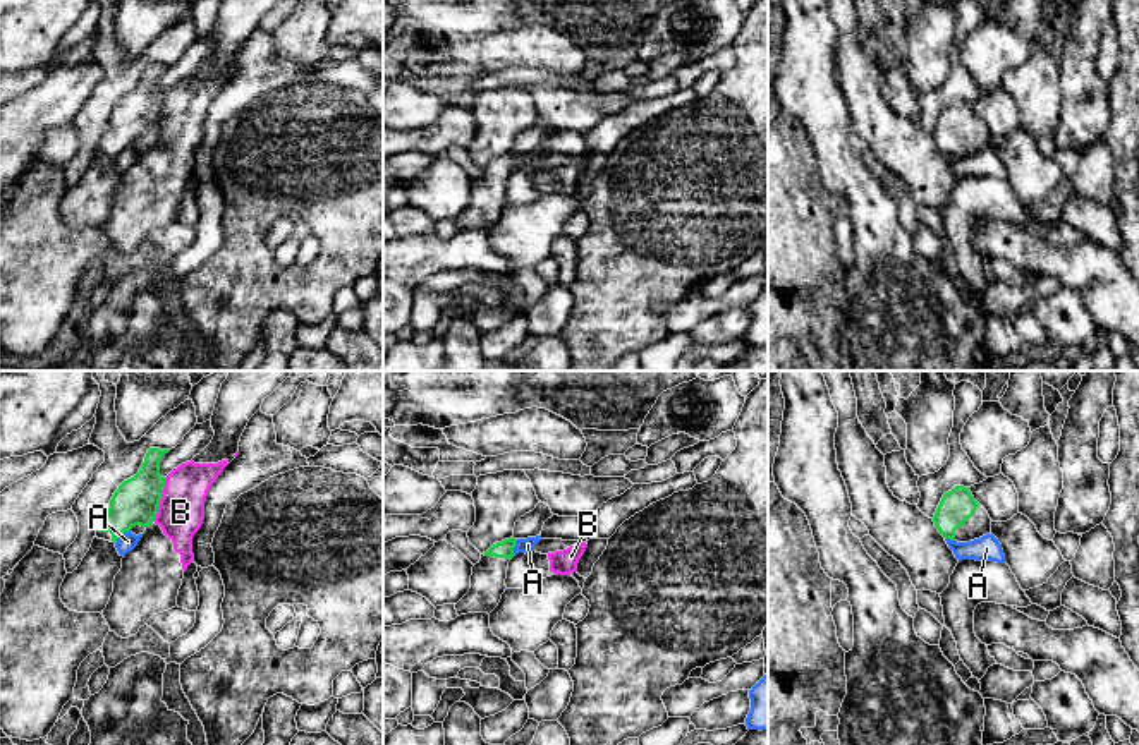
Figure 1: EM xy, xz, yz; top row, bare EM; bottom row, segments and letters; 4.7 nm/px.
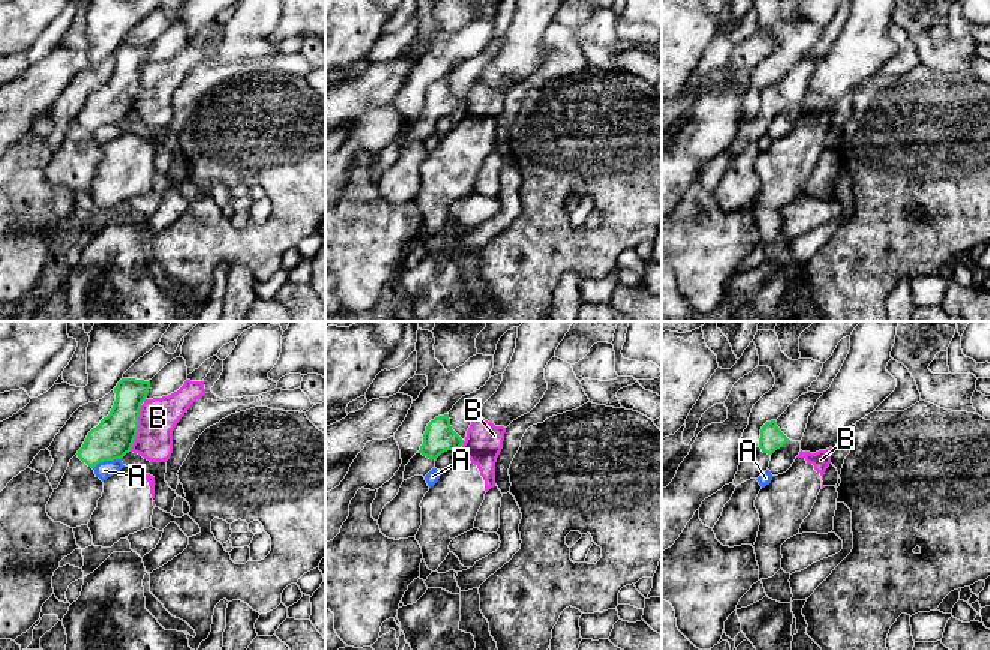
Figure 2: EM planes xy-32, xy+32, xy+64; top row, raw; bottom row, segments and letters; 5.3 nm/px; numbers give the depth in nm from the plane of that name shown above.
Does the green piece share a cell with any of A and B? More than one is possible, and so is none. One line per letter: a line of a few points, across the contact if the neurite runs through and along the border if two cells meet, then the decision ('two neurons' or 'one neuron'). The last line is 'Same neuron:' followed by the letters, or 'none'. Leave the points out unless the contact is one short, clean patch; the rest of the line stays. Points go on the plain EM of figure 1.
A: two neurons
B: two neurons
Same neuron: none

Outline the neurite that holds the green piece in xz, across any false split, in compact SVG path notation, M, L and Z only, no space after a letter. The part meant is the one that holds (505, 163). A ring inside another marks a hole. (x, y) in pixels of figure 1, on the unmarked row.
M510 153L493 160L472 182L471 204L455 220L457 230L491 228L505 208L509 177L514 173L517 154Z

